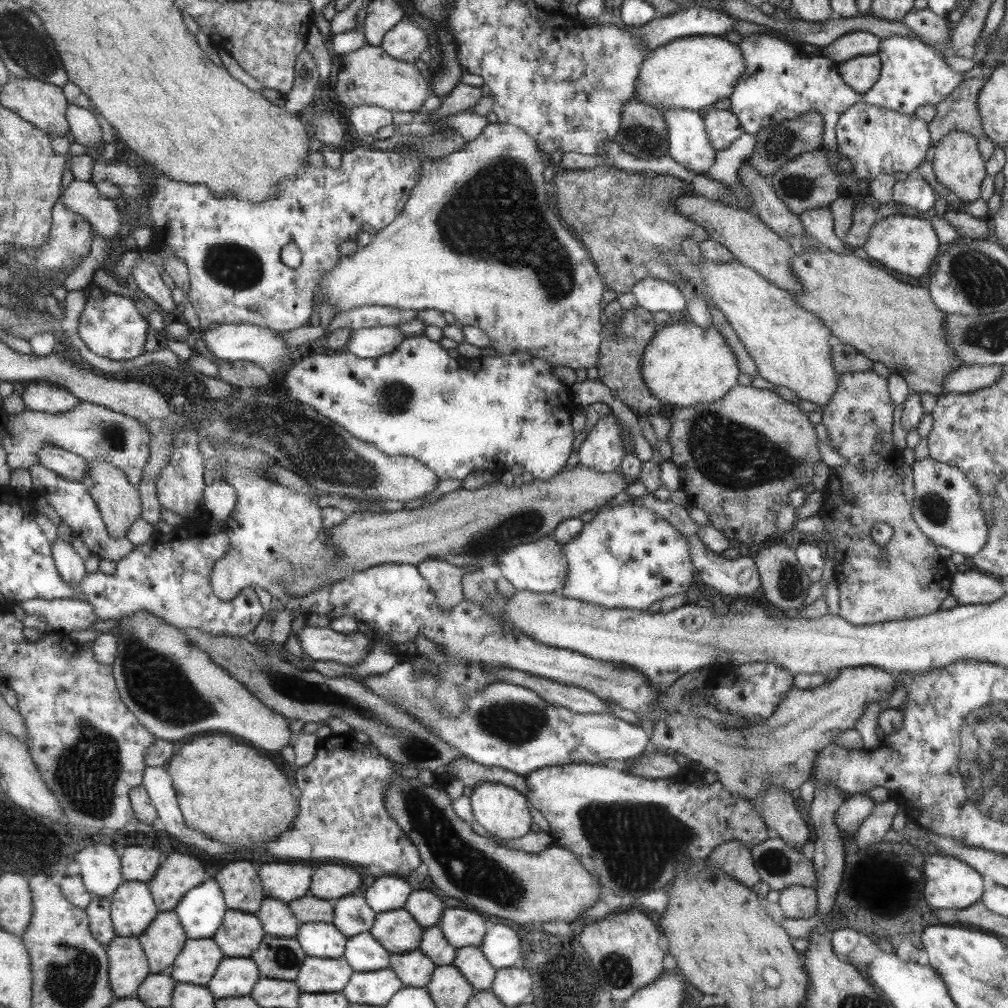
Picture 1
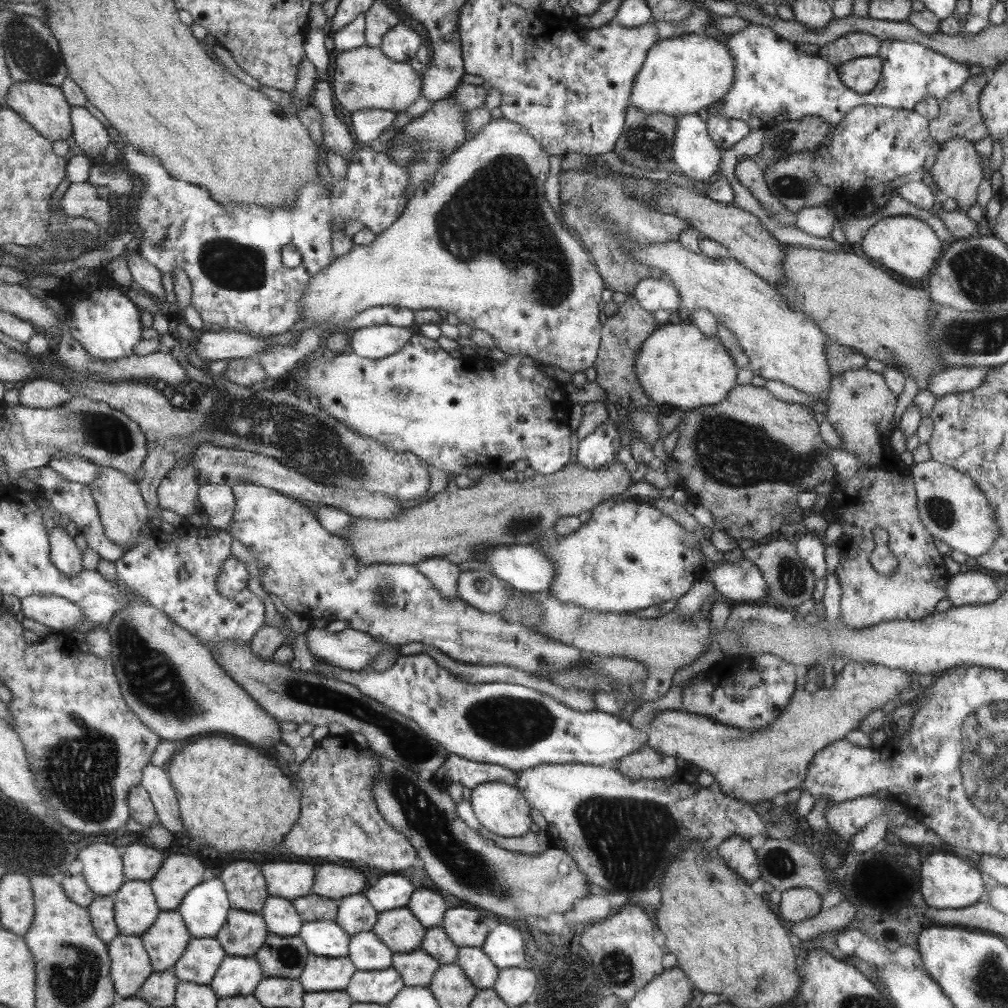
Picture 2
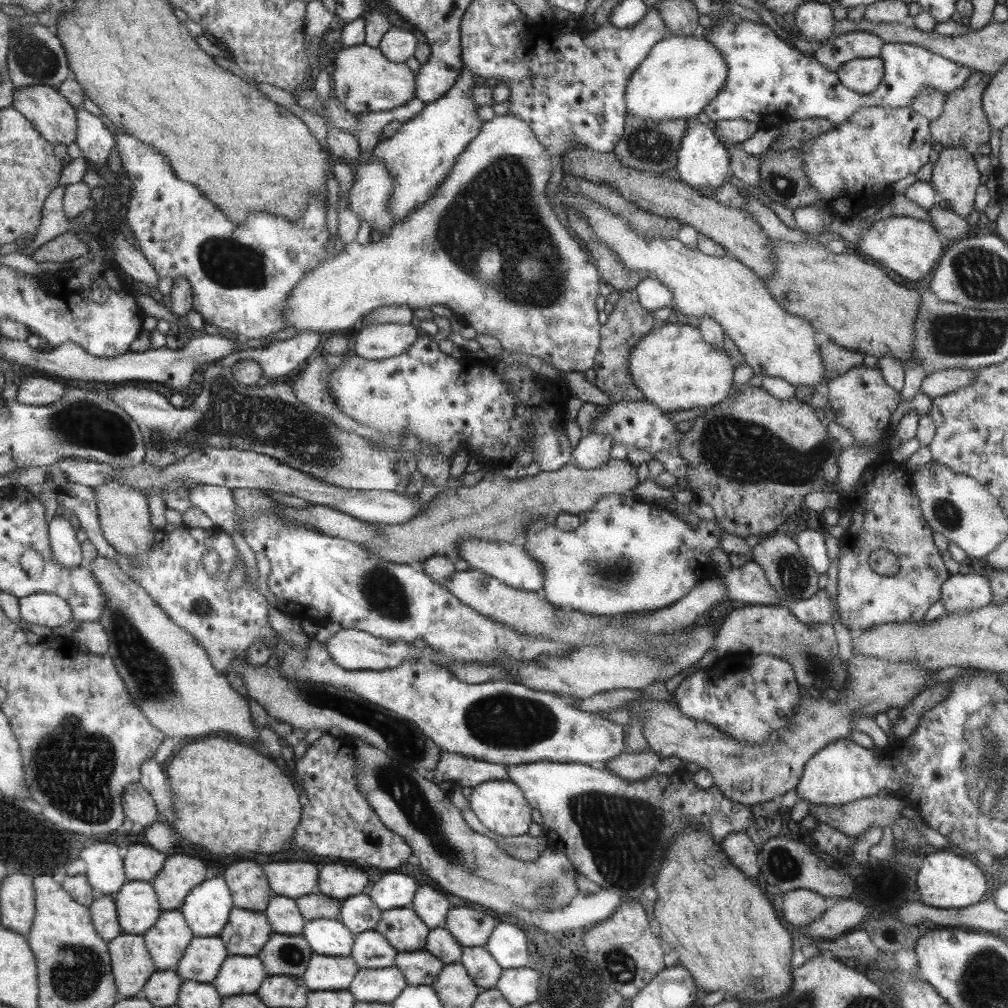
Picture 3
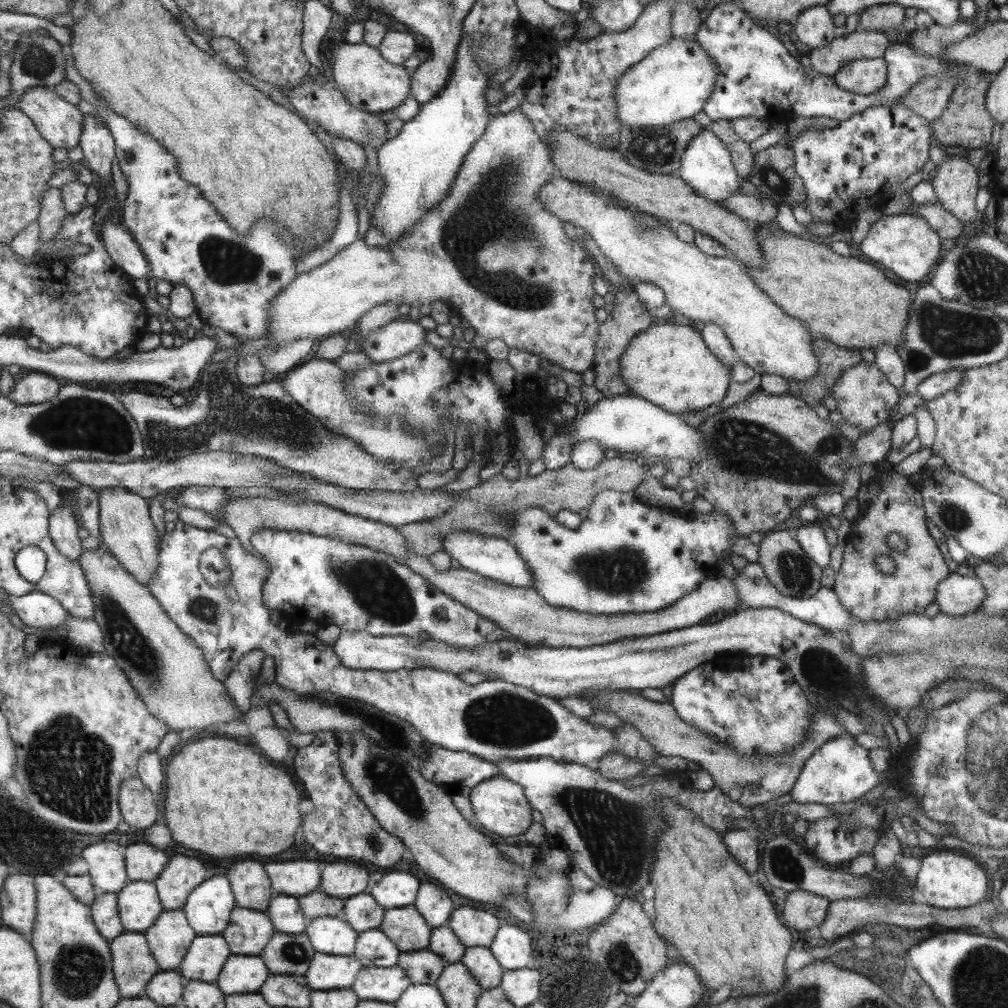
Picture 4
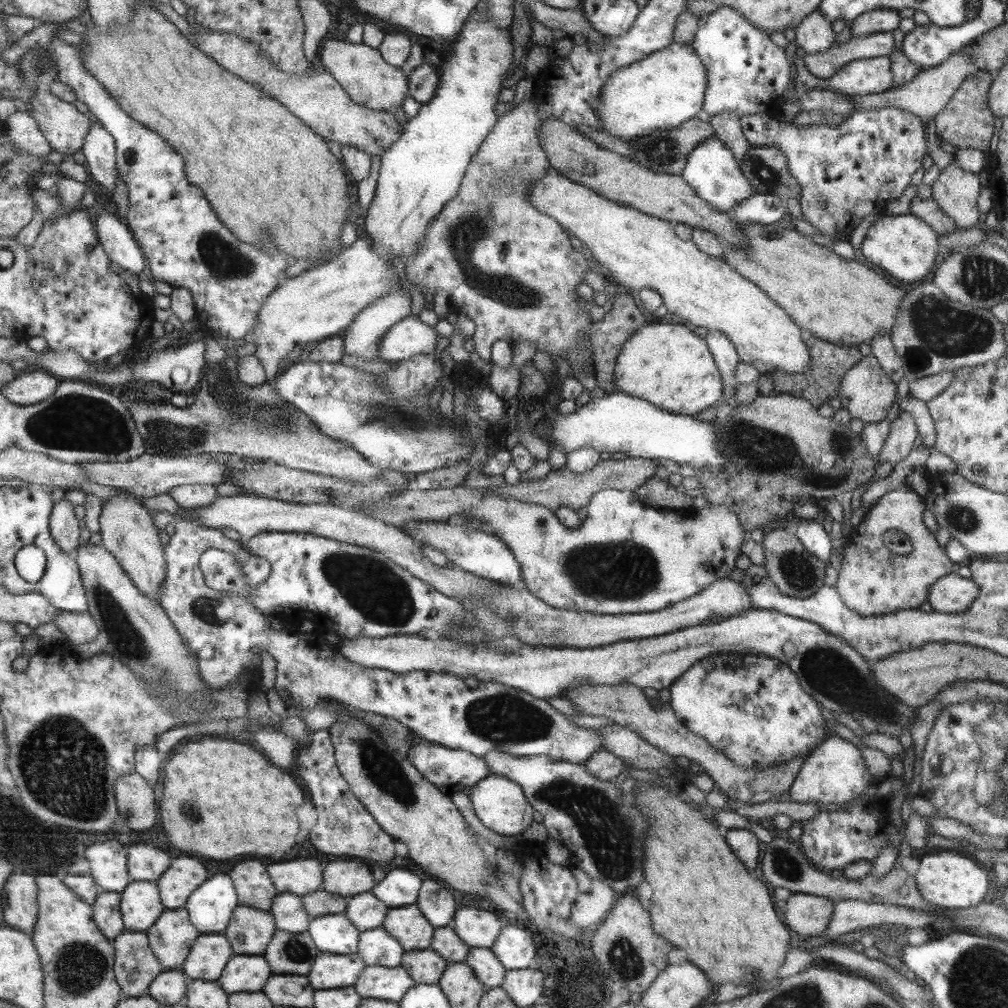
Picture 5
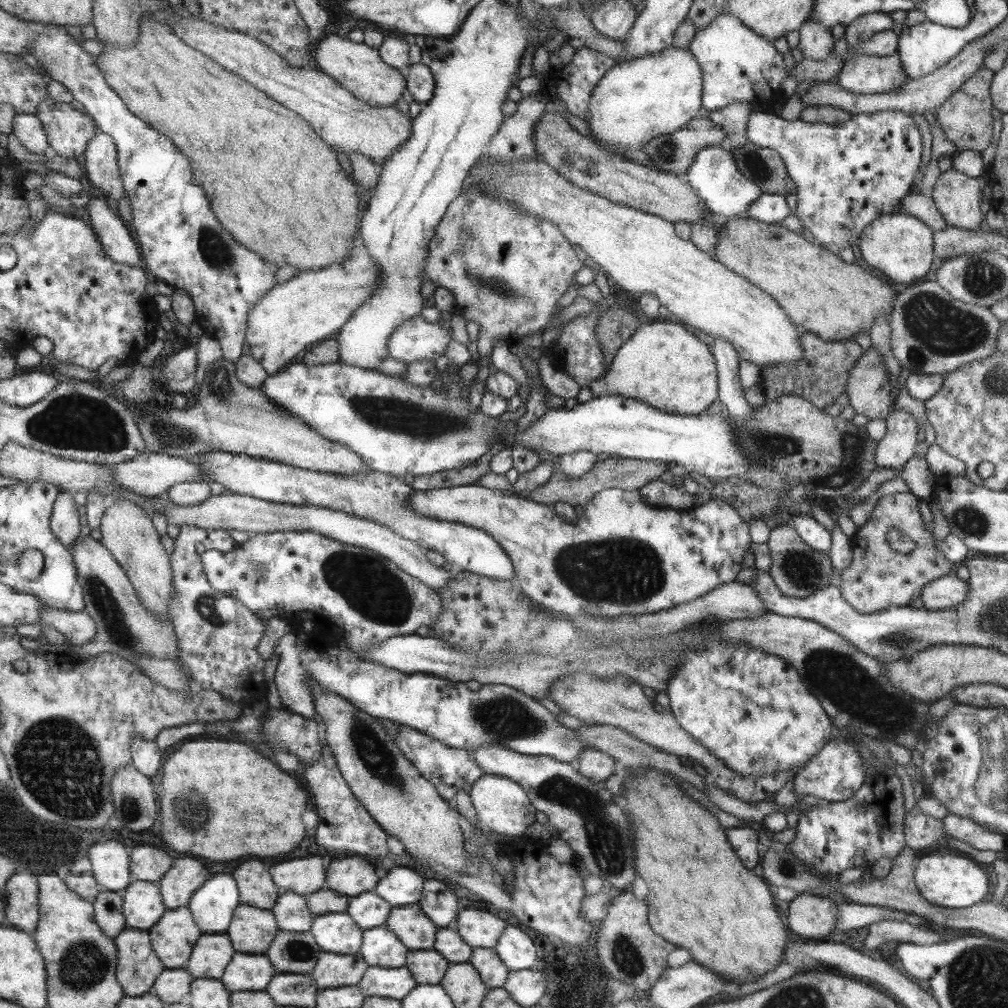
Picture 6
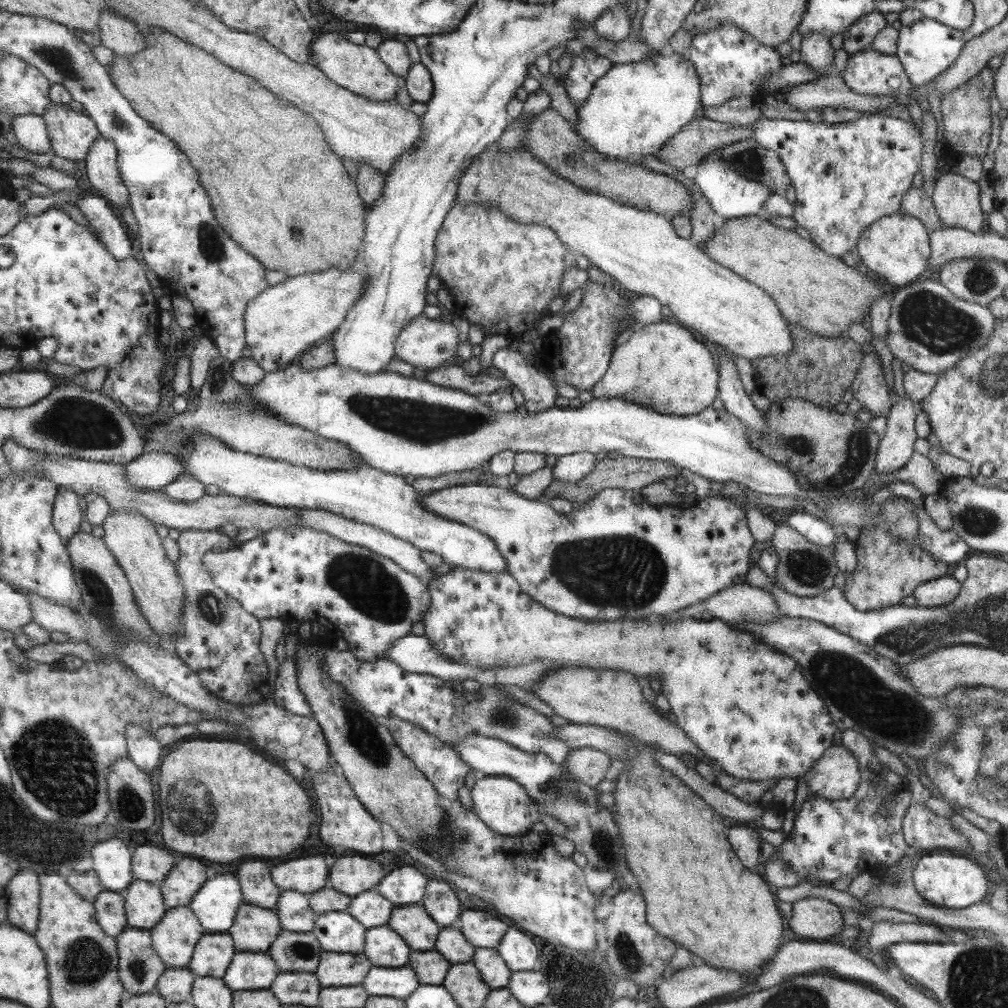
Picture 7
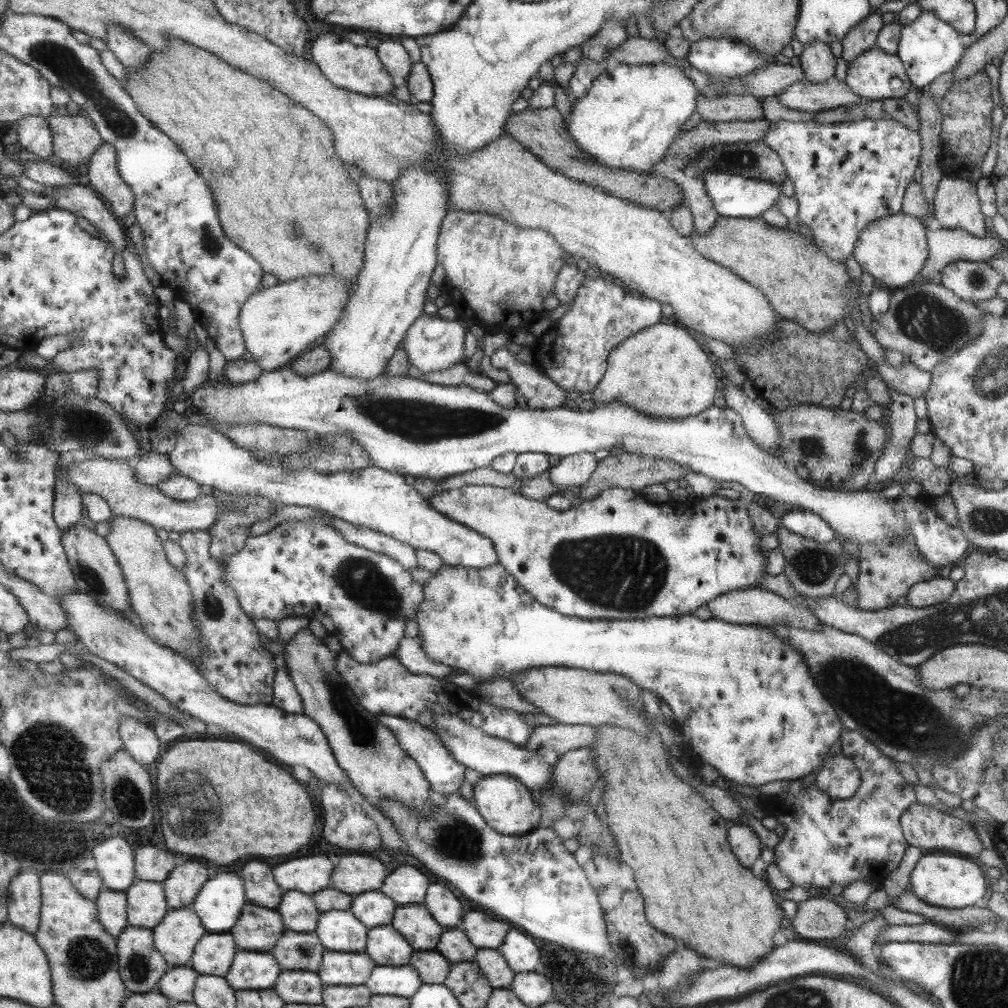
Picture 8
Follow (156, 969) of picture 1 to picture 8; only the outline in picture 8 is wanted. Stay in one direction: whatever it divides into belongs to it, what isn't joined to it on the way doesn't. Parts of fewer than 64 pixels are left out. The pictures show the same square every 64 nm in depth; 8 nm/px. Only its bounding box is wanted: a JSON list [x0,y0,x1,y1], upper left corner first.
[153,907,207,967]

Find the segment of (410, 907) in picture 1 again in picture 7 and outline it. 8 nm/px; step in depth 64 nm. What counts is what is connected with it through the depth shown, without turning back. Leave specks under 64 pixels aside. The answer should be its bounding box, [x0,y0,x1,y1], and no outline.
[422,880,460,928]

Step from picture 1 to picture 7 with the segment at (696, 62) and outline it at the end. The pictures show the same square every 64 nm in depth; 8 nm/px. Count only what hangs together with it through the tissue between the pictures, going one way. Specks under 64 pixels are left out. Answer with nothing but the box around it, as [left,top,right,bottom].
[573,52,700,165]

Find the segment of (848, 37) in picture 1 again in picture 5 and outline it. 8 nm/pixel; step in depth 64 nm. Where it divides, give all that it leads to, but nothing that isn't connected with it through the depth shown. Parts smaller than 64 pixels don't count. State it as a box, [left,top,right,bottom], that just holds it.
[804,31,899,78]

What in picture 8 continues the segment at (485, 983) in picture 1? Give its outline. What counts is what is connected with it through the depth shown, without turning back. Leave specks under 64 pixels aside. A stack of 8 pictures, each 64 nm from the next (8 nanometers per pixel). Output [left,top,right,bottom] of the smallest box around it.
[474,949,516,989]

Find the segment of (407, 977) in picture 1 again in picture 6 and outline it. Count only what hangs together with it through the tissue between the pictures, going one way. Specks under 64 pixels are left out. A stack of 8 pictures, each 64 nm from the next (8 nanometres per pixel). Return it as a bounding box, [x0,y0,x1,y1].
[405,948,450,985]

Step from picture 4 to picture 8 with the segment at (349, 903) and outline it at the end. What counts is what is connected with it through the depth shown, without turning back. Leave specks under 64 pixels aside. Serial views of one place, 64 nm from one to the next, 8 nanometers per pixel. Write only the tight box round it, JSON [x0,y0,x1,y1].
[352,891,399,927]

